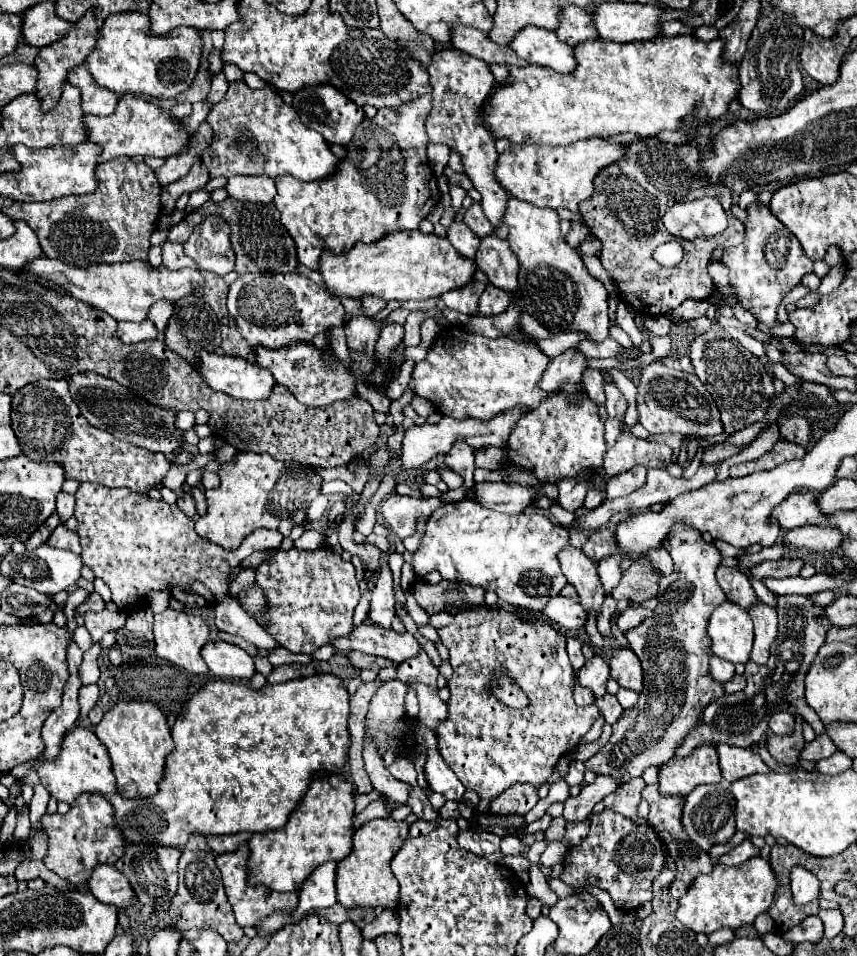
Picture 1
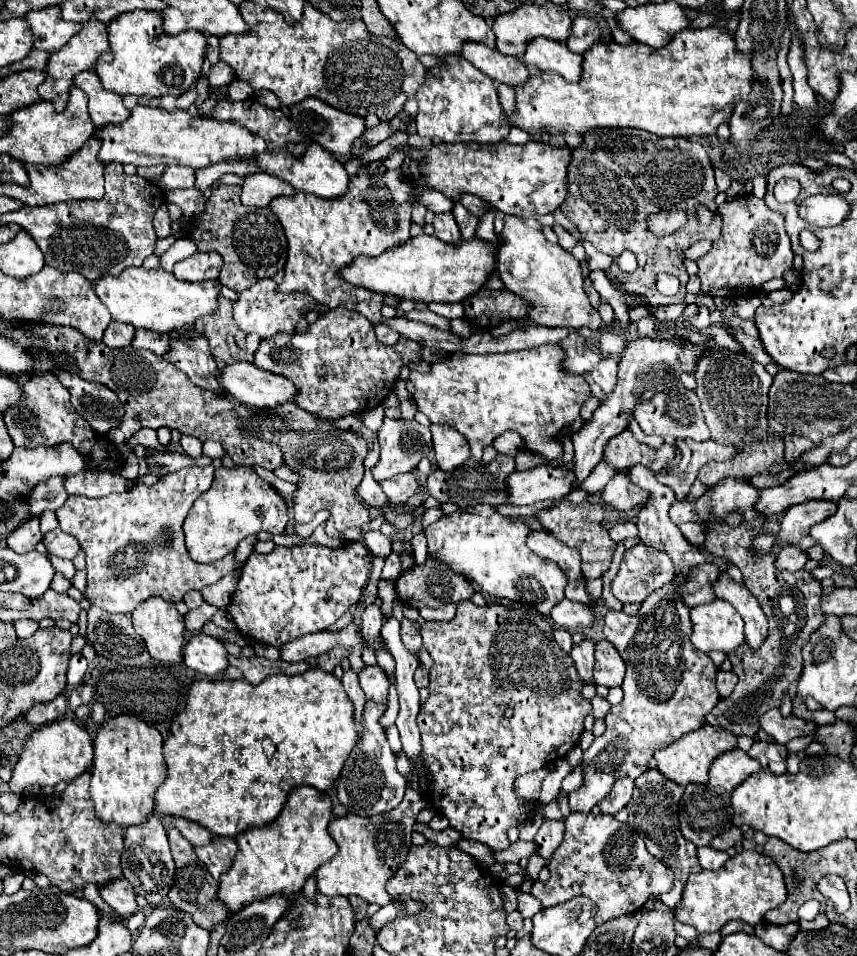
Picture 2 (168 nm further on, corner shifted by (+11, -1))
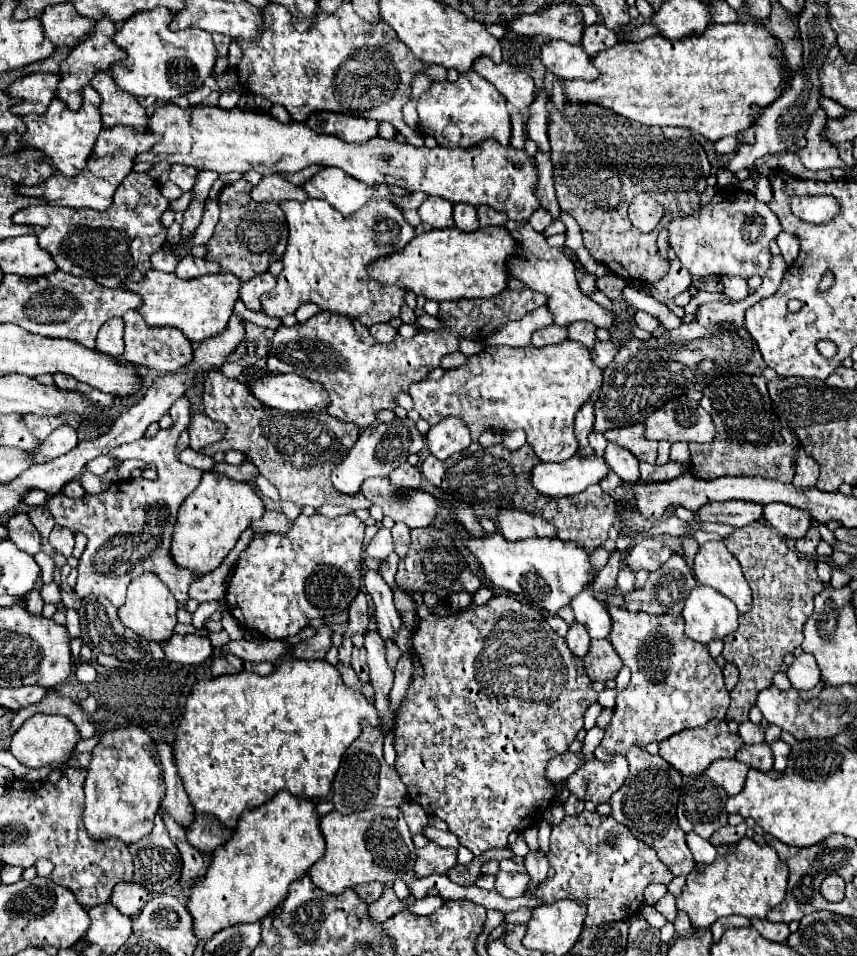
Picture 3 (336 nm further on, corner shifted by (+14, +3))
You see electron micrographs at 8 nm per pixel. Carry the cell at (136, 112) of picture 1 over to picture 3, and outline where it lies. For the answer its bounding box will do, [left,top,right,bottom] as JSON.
[135,102,541,222]

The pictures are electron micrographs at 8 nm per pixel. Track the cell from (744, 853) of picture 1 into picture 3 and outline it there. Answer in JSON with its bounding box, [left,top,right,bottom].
[687,834,717,864]

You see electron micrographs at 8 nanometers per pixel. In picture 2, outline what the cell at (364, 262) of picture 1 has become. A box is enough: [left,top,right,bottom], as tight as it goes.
[342,234,496,304]

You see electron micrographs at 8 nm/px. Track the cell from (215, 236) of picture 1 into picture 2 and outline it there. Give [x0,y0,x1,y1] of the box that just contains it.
[174,252,222,282]

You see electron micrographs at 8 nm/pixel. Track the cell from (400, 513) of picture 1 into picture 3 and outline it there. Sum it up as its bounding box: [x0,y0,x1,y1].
[387,462,421,490]

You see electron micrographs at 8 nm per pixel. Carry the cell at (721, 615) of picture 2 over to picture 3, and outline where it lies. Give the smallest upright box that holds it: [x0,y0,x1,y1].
[681,586,739,644]

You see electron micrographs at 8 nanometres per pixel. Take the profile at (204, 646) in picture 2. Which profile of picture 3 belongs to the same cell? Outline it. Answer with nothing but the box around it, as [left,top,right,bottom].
[161,634,213,666]

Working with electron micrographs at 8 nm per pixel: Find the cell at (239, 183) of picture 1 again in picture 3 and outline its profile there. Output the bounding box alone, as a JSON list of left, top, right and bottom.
[251,174,307,202]

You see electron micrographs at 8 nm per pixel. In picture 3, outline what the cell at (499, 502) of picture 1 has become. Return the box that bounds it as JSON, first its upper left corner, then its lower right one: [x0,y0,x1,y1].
[531,456,611,496]

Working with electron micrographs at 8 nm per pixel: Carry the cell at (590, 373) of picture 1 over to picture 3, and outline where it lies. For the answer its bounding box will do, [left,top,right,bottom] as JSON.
[575,400,593,446]

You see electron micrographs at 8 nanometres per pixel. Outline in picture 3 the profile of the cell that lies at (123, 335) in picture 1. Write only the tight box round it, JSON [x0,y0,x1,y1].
[97,318,125,356]

